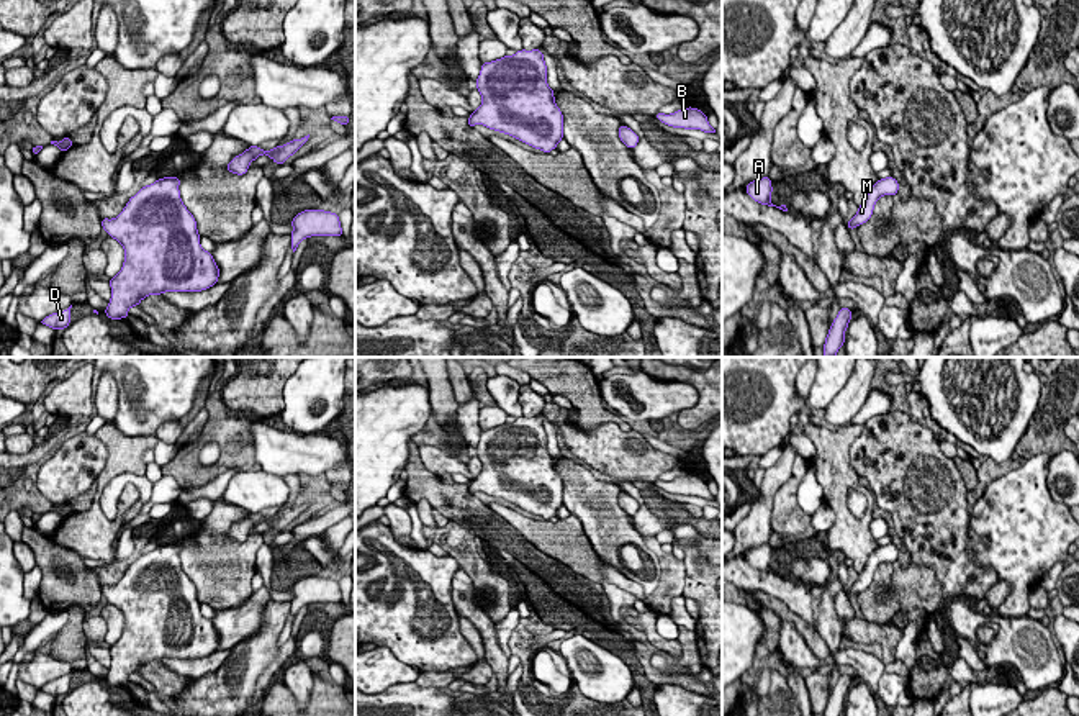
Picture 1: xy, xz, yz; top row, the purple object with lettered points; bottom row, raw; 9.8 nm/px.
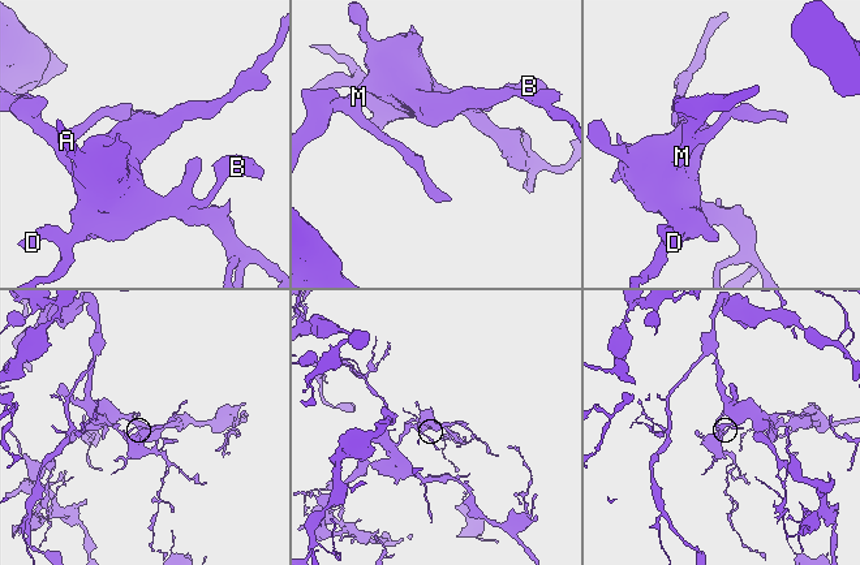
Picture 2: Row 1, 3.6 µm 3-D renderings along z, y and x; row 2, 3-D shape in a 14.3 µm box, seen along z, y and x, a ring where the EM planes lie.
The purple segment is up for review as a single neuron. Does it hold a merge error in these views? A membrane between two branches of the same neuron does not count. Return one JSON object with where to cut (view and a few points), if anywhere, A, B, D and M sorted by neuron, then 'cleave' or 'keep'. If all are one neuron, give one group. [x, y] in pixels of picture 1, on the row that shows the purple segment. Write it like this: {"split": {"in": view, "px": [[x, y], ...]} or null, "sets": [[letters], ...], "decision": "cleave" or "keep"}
{"split": null, "sets": [["A", "B", "D", "M"]], "decision": "keep"}

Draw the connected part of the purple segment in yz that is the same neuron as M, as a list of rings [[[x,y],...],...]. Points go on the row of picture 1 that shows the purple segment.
[[[894,177],[879,179],[868,192],[865,202],[858,206],[858,211],[850,221],[846,223],[848,229],[855,229],[856,226],[866,223],[874,210],[876,202],[883,195],[897,195],[899,182]]]

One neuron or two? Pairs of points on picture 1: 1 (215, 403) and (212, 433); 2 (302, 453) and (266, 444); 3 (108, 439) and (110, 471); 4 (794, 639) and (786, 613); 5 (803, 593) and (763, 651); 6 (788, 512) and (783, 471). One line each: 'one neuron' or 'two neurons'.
1: one neuron
2: one neuron
3: one neuron
4: two neurons
5: two neurons
6: two neurons

